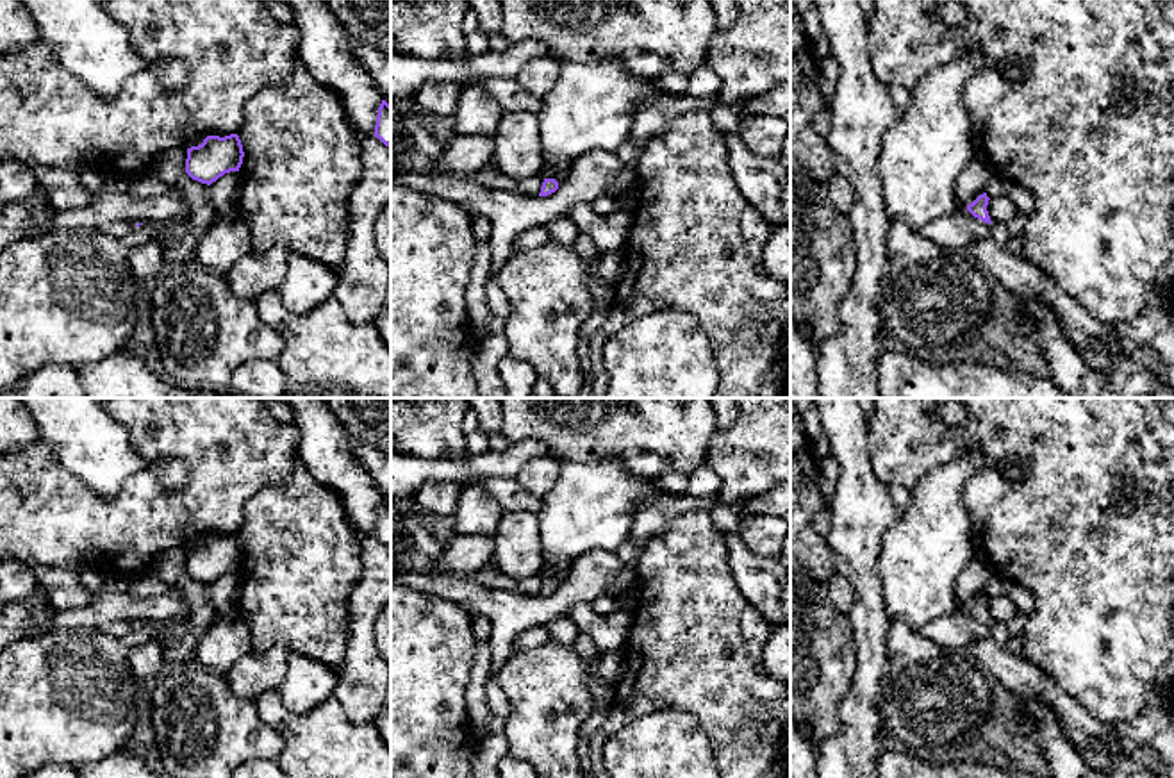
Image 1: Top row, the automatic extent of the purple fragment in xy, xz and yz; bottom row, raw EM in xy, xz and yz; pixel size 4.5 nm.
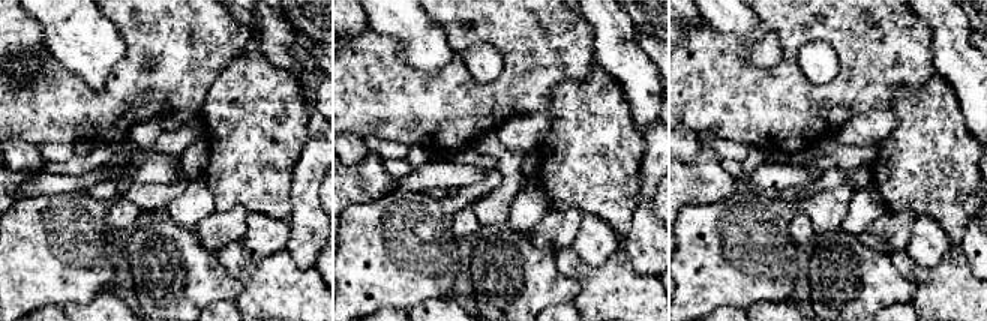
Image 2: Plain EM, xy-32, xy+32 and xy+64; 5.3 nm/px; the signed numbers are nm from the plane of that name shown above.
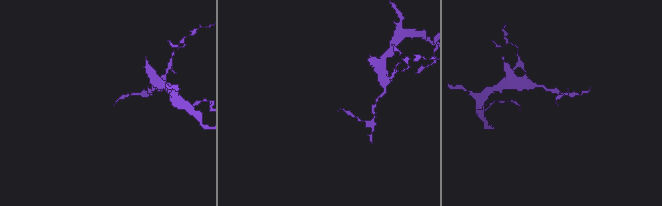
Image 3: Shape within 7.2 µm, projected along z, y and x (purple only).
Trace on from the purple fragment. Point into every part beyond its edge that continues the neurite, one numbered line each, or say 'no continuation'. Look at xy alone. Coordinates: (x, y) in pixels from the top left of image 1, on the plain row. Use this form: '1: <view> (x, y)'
1: xy (66, 696)

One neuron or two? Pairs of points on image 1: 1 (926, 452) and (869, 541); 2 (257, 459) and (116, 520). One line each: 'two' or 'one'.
1: two
2: one

